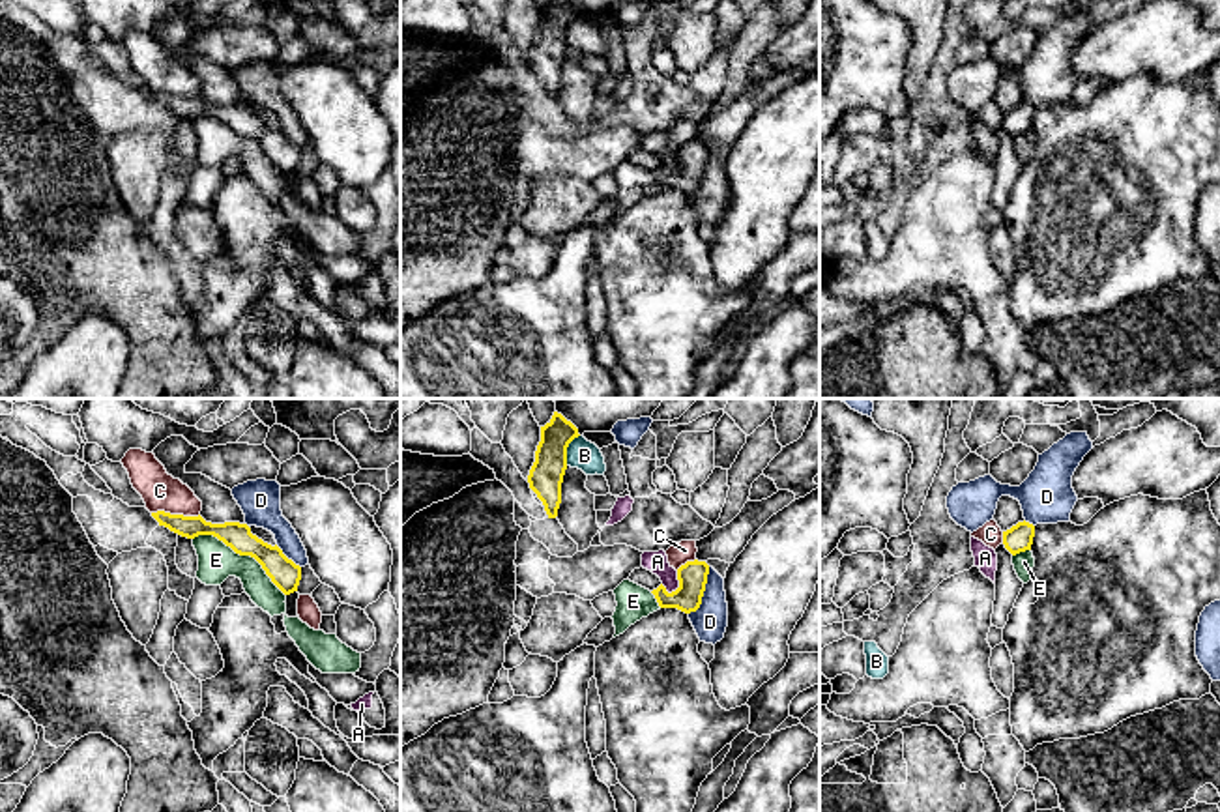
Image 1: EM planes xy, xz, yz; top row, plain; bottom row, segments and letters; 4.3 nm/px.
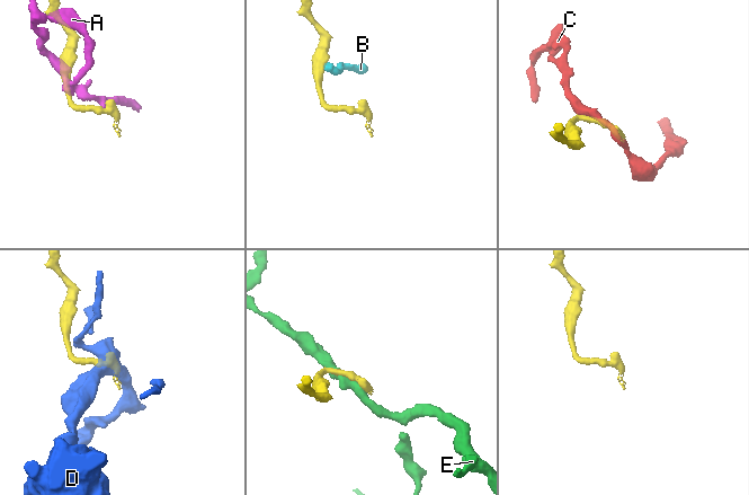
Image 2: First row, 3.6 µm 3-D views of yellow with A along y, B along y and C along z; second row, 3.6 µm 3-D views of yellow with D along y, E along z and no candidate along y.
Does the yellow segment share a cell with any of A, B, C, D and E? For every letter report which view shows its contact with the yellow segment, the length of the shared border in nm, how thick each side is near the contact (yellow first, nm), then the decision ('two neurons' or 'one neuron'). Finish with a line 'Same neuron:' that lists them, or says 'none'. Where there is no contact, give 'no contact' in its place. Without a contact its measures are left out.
A: contact in xz; length 110 nm; calibres 130 and 100 nm; two neurons
B: contact in xz; length 150 nm; calibres 150 and 130 nm; two neurons
C: contact in xy; length 200 nm; calibres 100 and 160 nm; two neurons
D: contact in xz; length 220 nm; calibres 130 and 150 nm; two neurons
E: contact in xy; length 480 nm; calibres 120 and 160 nm; two neurons
Same neuron: none

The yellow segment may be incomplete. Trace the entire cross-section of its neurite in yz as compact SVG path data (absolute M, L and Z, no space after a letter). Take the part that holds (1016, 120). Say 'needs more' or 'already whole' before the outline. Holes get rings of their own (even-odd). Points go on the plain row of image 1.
already whole | M1024 101L1003 112L1003 125L1012 137L1016 137L1020 133L1031 131L1033 118L1035 107Z

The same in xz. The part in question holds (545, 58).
already whole | M550 0L541 7L541 22L530 51L530 69L543 82L548 99L558 97L561 64L567 51L567 28L578 19L578 9L567 0Z

